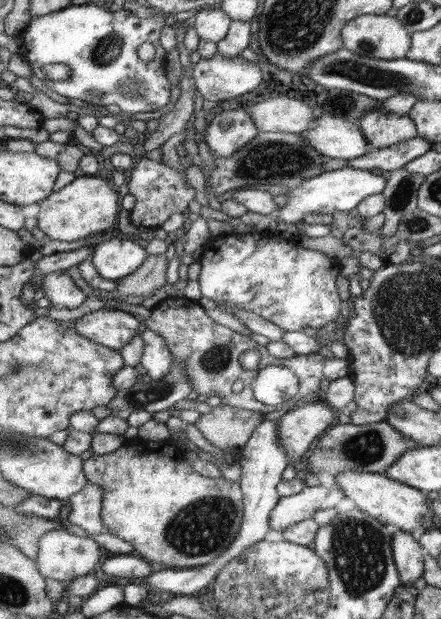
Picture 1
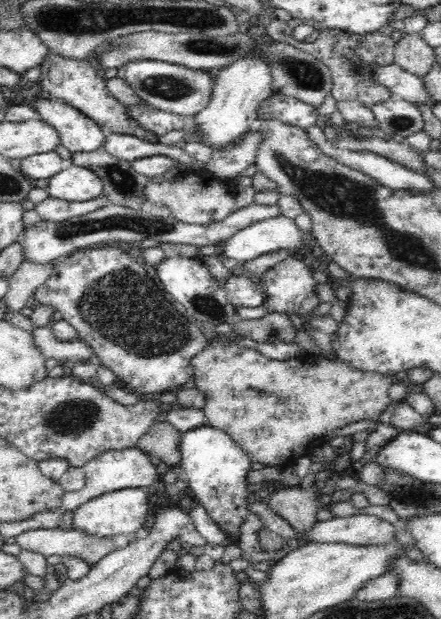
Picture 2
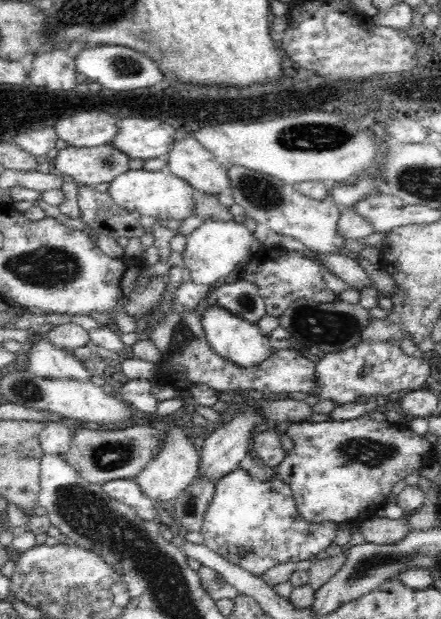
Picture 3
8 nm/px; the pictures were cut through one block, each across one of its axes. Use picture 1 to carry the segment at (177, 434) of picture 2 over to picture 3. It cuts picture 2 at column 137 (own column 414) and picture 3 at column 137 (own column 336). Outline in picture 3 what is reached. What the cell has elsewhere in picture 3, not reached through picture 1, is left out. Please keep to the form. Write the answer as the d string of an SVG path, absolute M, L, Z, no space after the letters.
M137 425L122 430L98 429L91 426L72 427L71 446L63 455L64 460L78 472L82 479L101 487L112 480L132 479L140 474L154 458L158 448L159 435L150 425Z

